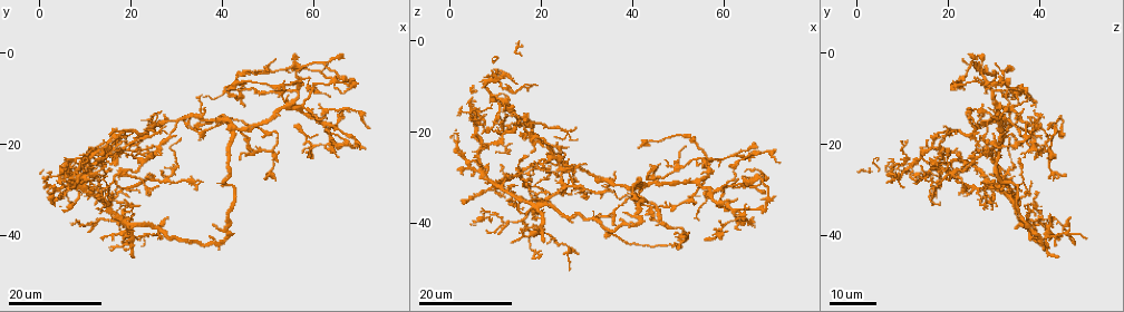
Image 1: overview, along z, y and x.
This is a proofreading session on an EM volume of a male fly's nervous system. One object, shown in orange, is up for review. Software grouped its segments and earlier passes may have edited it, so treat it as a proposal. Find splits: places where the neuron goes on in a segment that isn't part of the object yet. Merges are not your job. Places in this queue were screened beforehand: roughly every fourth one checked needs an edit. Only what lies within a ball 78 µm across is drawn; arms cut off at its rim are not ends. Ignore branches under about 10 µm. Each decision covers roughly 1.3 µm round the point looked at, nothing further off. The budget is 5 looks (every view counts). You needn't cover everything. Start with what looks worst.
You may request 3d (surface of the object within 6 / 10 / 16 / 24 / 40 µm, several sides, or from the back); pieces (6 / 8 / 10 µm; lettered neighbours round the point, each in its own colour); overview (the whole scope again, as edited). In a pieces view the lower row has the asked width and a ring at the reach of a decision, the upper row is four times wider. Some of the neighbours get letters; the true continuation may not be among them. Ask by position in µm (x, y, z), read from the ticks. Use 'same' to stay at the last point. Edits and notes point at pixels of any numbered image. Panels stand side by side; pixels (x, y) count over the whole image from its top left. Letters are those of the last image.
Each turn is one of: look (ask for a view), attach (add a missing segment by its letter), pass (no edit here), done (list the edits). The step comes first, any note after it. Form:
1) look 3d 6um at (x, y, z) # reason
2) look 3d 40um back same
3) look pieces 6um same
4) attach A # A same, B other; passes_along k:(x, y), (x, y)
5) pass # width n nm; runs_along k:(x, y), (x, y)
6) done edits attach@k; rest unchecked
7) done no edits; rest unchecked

look 3d 16um at (66.5, 0.0, 24.0) # free end

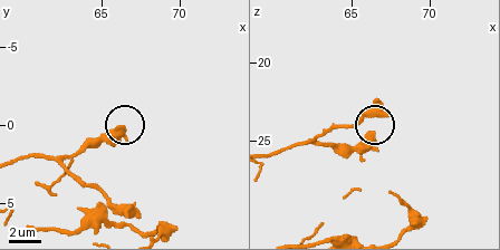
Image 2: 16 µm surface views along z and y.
look 3d 6um same

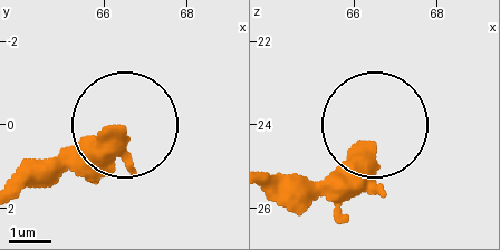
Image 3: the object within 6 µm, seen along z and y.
look pieces 8um at (66.40, 0.15, 24.55)

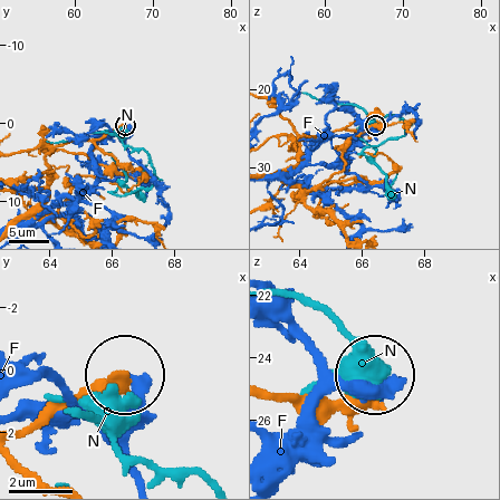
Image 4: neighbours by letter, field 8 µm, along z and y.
pass # F other, N other; no lettered segment goes on from it

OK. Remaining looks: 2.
look 3d 24um at (21.5, 33.0, 28.5) # thin end

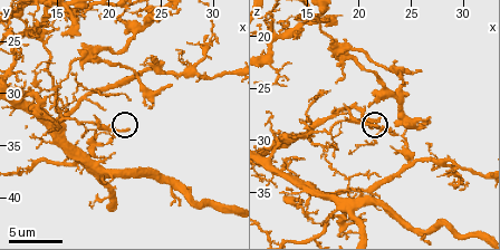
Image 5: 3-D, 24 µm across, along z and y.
look pieces 6um at (21.6, 33.4, 28.8)

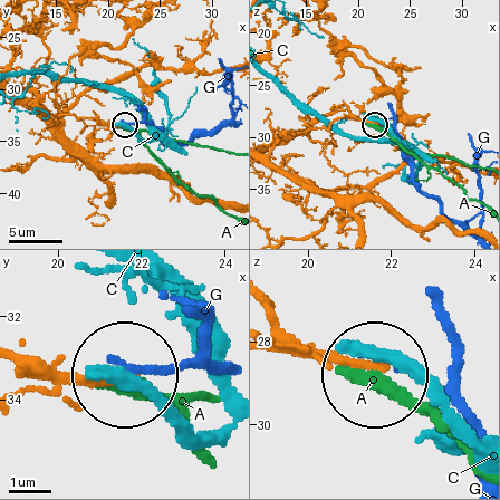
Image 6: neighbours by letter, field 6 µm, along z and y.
pass # A other, C other, G other; runs_along 6:(25, 354), (78, 375), (117, 375); none of them fits

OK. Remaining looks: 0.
done no edits; rest unchecked

